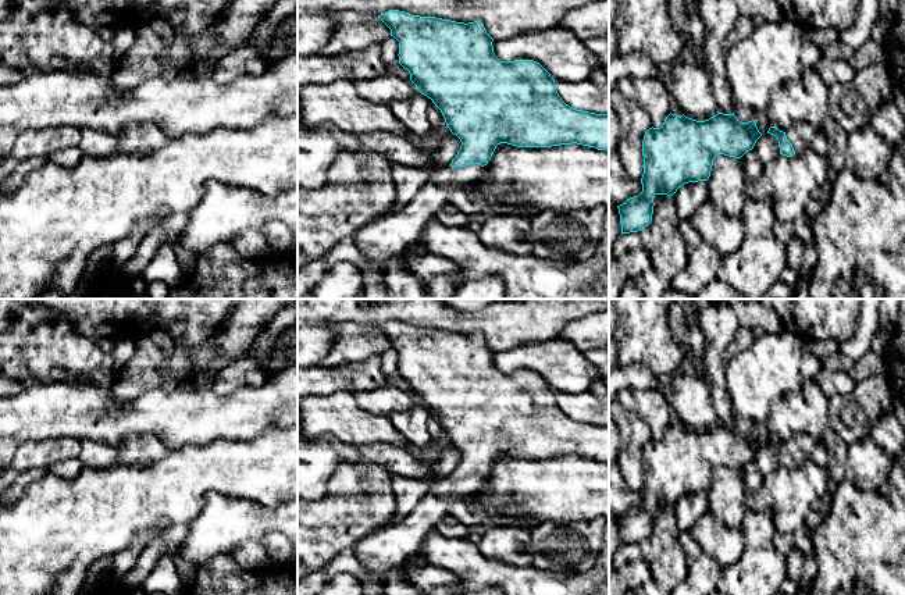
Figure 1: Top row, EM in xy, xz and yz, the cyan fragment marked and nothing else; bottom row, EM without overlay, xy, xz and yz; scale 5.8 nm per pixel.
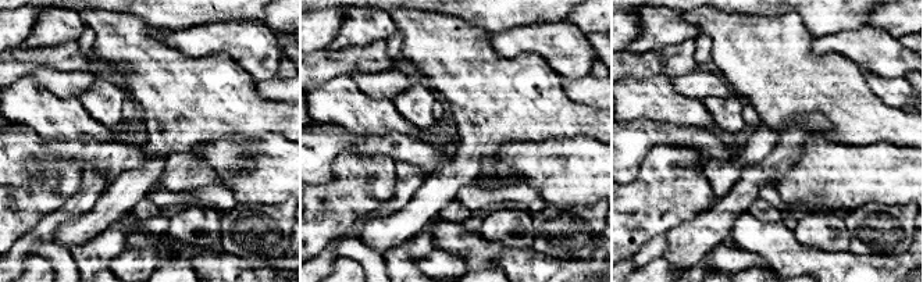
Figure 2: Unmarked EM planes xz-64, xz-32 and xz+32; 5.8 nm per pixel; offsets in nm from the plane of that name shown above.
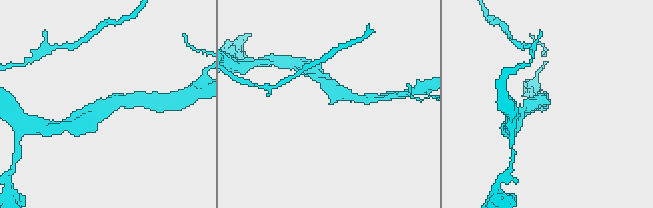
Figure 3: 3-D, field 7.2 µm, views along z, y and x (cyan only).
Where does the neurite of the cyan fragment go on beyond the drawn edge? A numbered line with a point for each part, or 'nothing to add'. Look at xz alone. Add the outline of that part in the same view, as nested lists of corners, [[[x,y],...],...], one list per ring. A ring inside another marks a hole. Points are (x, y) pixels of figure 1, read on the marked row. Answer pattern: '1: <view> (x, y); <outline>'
1: xz (387, 237); [[[478,164],[466,167],[438,167],[427,182],[399,211],[380,218],[353,235],[359,252],[375,267],[385,268],[391,256],[396,256],[417,243],[423,227],[438,217],[457,189],[467,189],[482,172]]]

